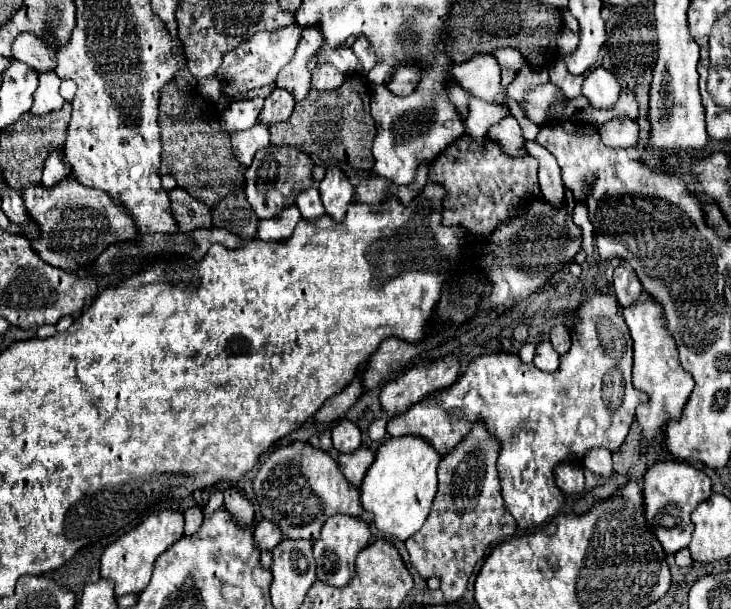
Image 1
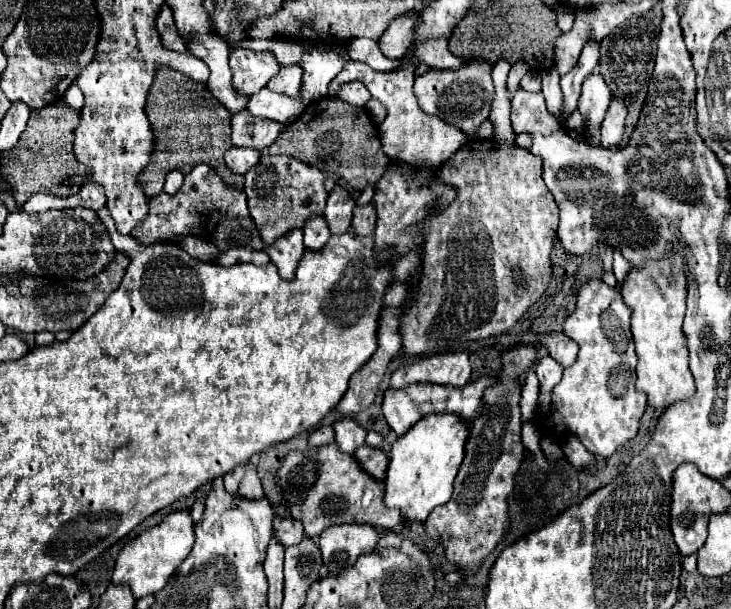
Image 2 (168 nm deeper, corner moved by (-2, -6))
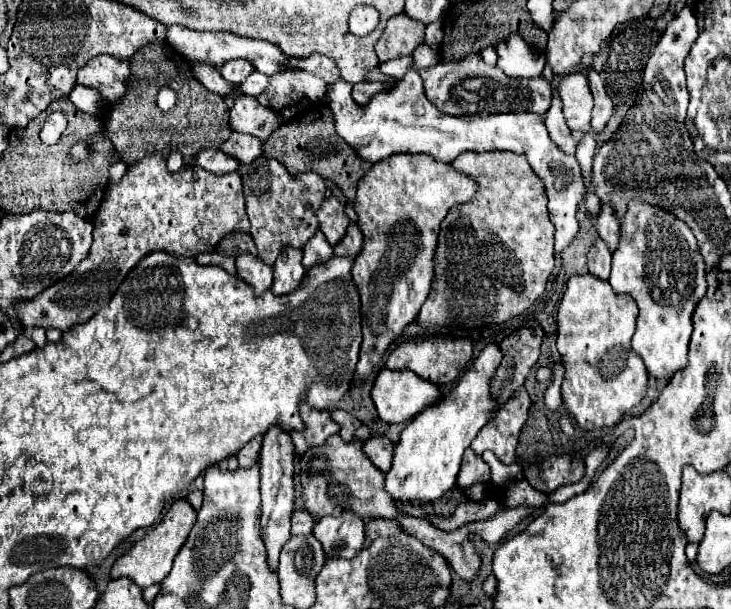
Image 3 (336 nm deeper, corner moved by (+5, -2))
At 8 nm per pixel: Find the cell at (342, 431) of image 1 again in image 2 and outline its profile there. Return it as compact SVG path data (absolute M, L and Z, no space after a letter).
M338 418L334 422L334 432L336 432L336 444L342 452L354 454L358 446L364 444L366 430L358 426L352 418Z

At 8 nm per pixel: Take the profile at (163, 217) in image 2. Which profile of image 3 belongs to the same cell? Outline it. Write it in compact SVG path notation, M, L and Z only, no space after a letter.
M159 152L149 154L137 164L133 164L119 182L109 184L107 196L97 214L97 224L93 230L93 246L85 262L81 262L73 274L65 276L61 282L51 286L51 290L45 290L43 294L39 294L29 302L19 302L17 304L19 322L25 328L41 326L41 328L57 328L65 332L71 326L83 324L91 316L95 316L117 292L117 288L125 280L125 274L129 274L147 254L161 250L167 254L175 254L179 258L197 258L203 252L213 252L219 240L231 234L233 230L249 232L243 186L241 186L241 176L237 172L219 176L199 166L187 166L171 174L167 170L163 154Z

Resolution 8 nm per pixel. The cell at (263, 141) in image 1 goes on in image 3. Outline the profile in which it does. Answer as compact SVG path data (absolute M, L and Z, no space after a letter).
M213 148L201 150L199 154L195 154L193 164L201 166L201 168L213 172L213 174L229 174L229 172L239 170L239 162L235 158L229 158L221 150L213 150Z

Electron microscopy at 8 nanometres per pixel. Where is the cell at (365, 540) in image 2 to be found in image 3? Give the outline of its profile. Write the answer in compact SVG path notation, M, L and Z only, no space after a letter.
M357 514L325 516L315 524L313 534L325 546L327 558L353 558L365 542L365 522Z

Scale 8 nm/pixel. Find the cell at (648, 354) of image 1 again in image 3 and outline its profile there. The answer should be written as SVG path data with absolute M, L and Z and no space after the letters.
M631 200L627 206L627 212L621 222L621 236L619 246L613 252L613 264L611 264L611 276L609 284L617 294L631 294L639 306L639 318L637 318L637 332L633 336L633 350L643 358L649 376L665 378L673 376L677 370L685 368L687 364L687 346L693 332L693 310L699 304L699 300L707 292L707 280L705 280L705 260L699 252L697 240L693 238L691 228L673 216L669 210L645 204L641 200Z

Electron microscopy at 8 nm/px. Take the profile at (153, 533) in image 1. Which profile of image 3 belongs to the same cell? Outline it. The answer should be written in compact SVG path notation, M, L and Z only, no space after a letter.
M177 500L173 502L171 510L165 514L165 518L159 522L159 526L155 530L151 530L139 544L135 544L125 556L121 556L113 568L111 568L111 578L123 578L127 576L129 580L133 580L137 586L147 588L151 584L159 584L171 570L173 558L175 554L181 550L181 546L185 544L185 538L189 536L189 530L193 528L197 512L193 510L193 506L187 500Z

